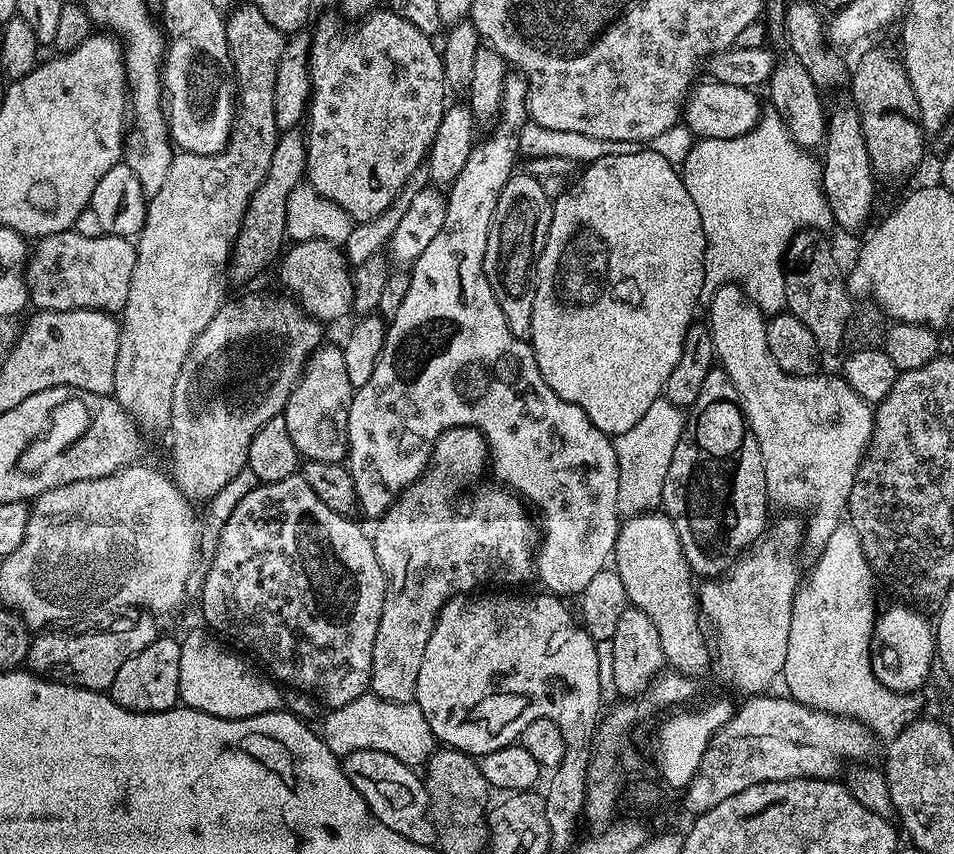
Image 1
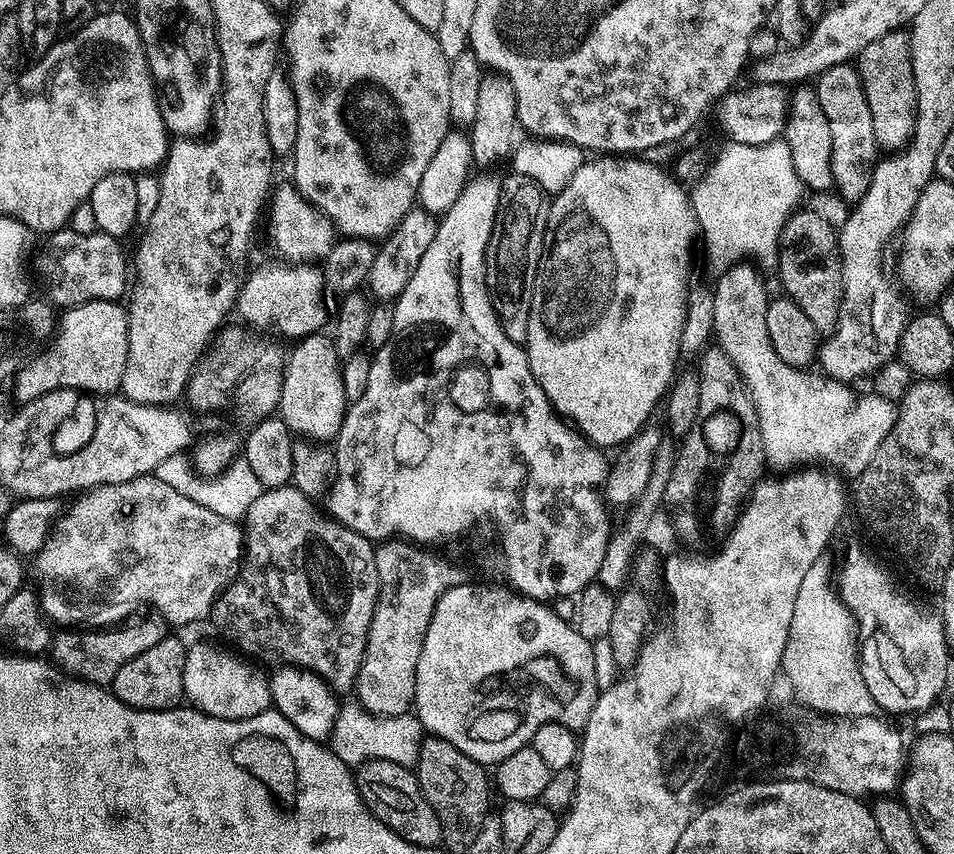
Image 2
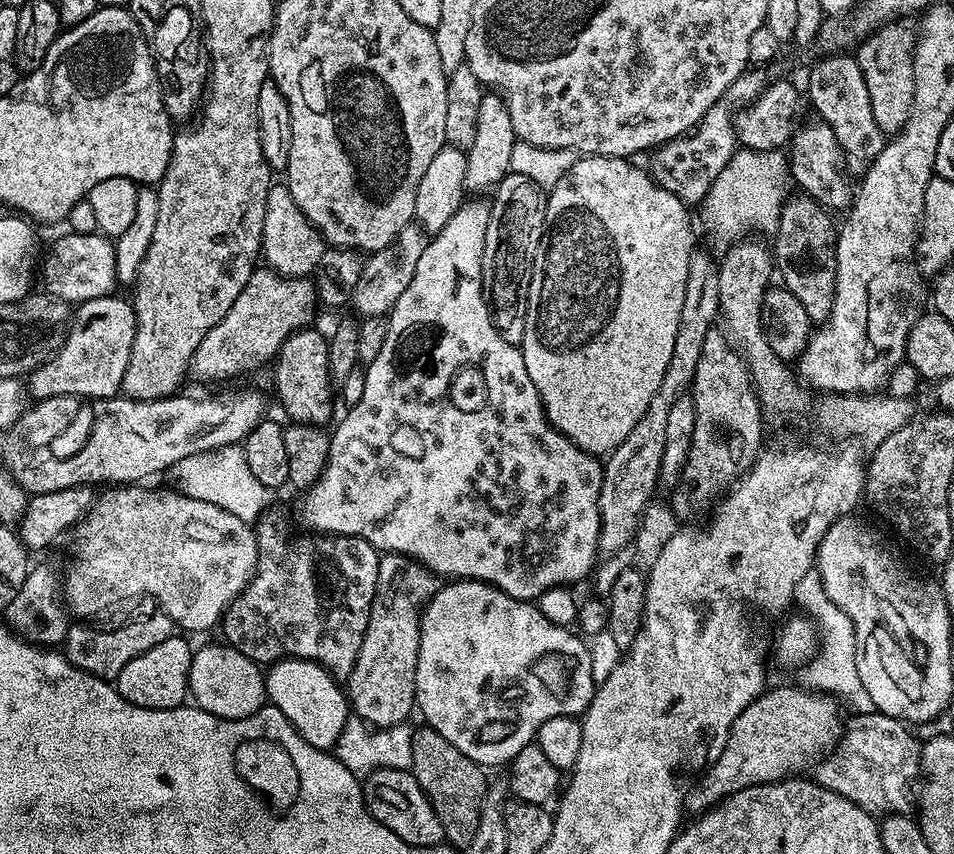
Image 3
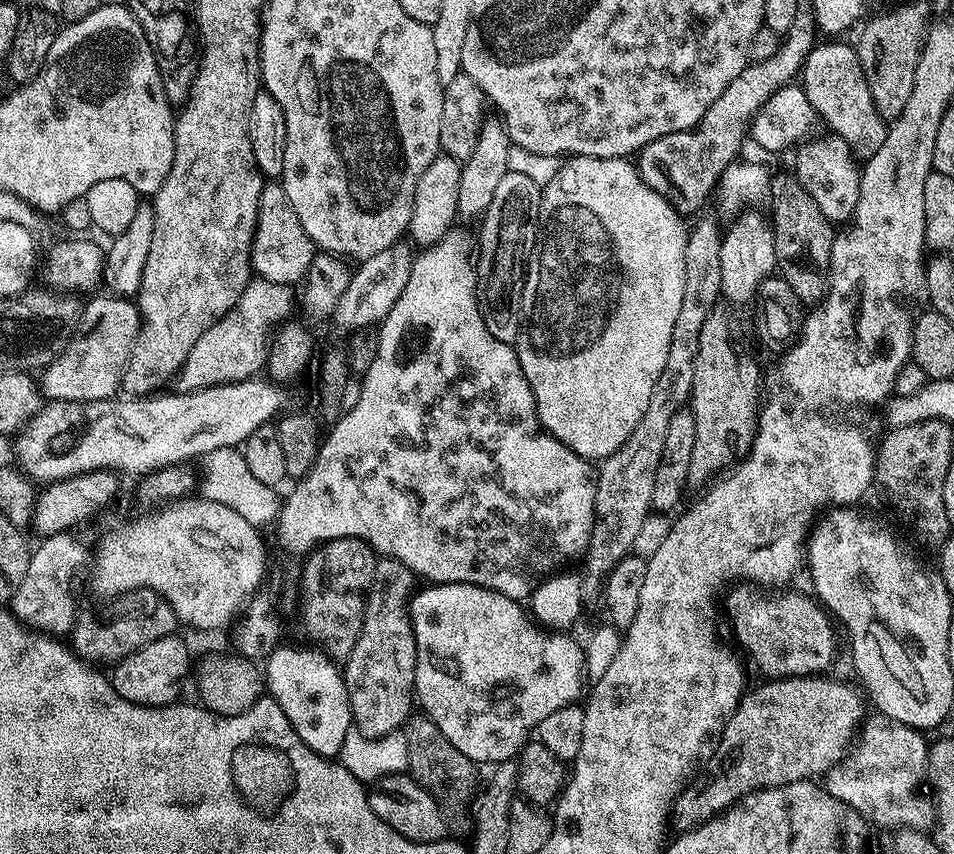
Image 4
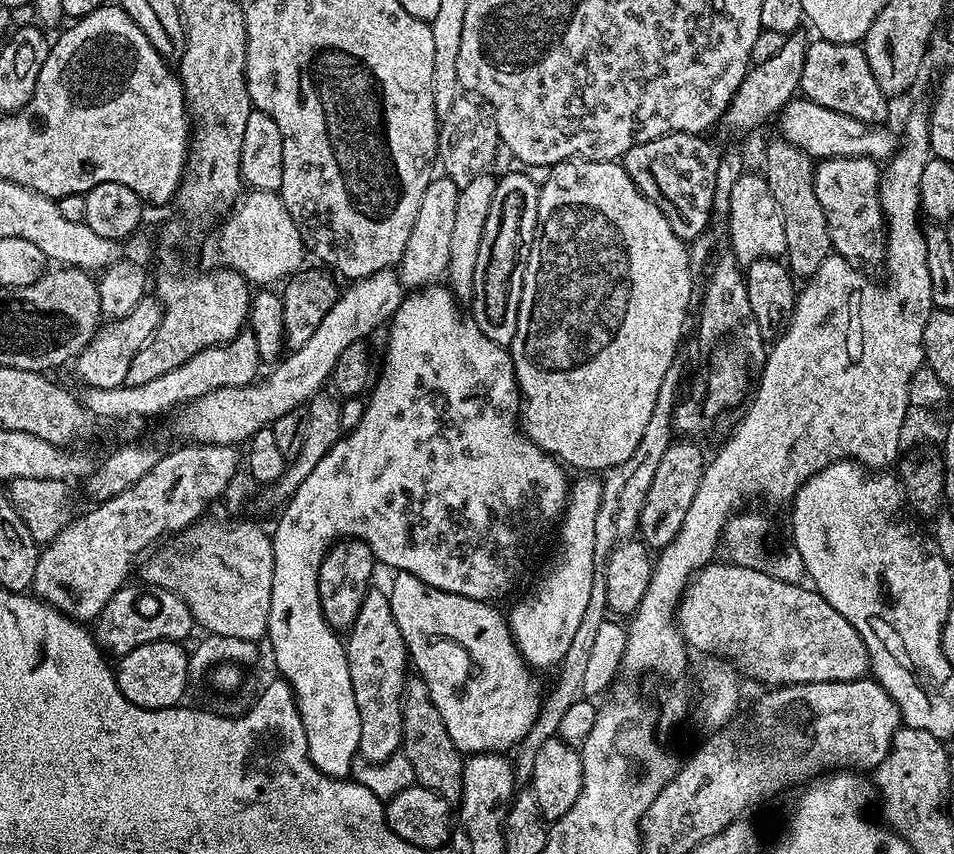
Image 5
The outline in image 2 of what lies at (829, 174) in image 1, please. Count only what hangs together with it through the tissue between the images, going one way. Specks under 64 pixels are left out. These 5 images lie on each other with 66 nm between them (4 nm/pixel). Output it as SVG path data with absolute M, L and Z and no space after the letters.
M851 63L830 66L821 76L815 77L814 87L818 94L818 106L826 114L826 122L830 122L830 170L832 171L832 188L848 206L855 204L866 194L872 181L872 171L878 163L878 145L874 138L874 124L870 122L870 108L866 106L866 98L860 82L860 74Z

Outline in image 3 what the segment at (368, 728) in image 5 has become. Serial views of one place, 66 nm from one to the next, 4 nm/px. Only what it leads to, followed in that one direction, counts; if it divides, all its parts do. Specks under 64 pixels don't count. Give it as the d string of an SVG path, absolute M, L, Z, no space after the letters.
M401 552L381 555L366 634L346 681L351 711L372 728L389 728L405 723L409 719L407 716L416 708L420 618L424 605L437 587L436 573L411 556L404 556Z

